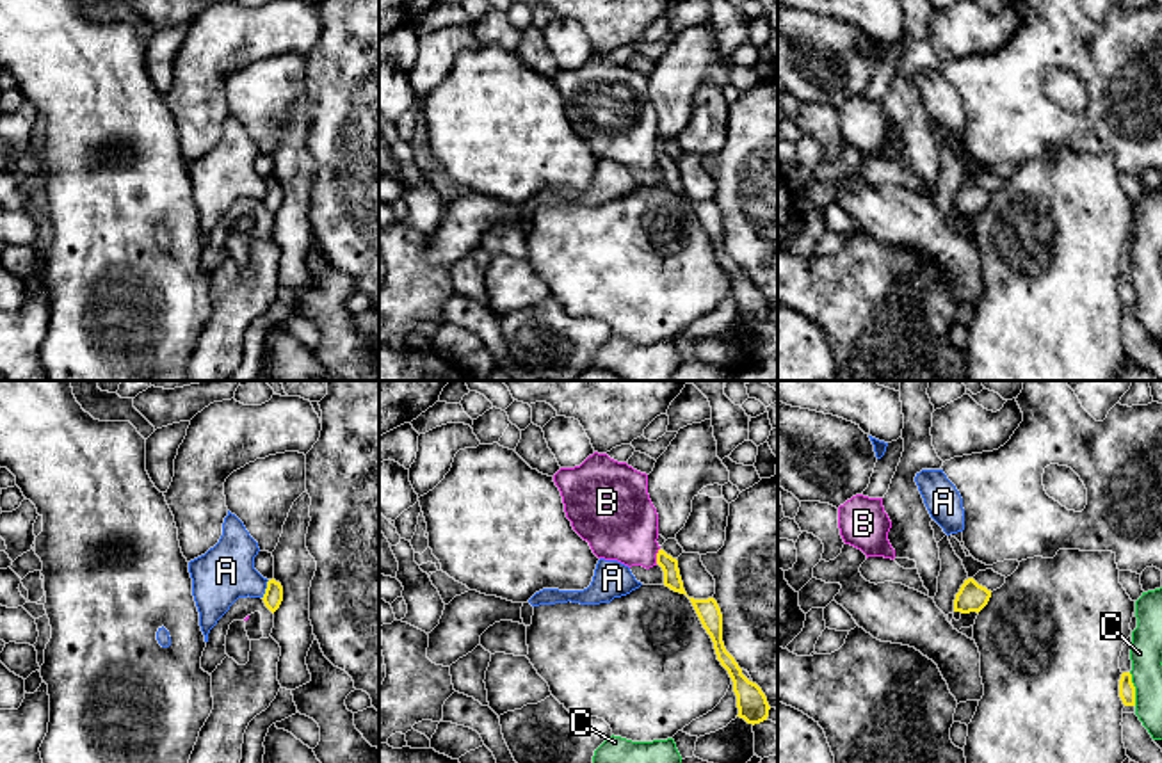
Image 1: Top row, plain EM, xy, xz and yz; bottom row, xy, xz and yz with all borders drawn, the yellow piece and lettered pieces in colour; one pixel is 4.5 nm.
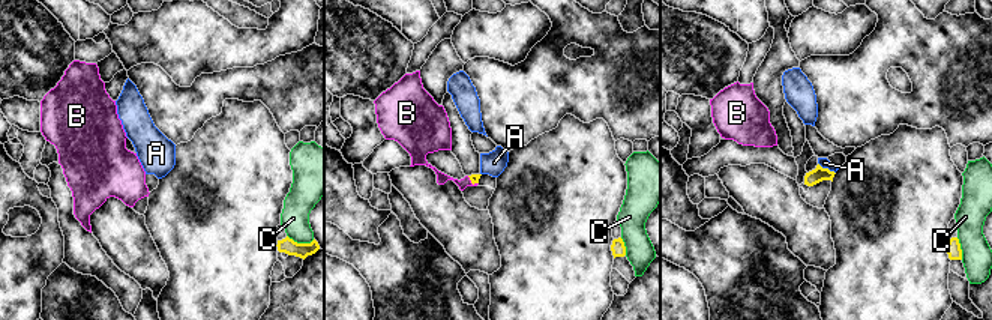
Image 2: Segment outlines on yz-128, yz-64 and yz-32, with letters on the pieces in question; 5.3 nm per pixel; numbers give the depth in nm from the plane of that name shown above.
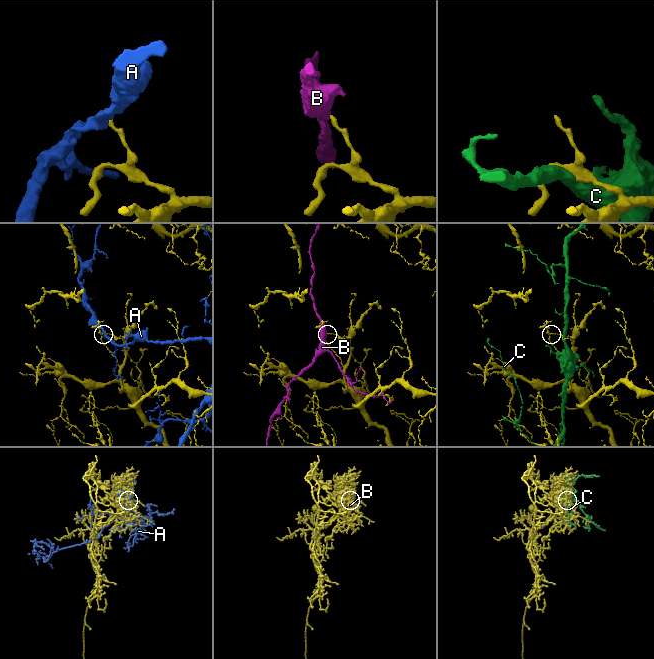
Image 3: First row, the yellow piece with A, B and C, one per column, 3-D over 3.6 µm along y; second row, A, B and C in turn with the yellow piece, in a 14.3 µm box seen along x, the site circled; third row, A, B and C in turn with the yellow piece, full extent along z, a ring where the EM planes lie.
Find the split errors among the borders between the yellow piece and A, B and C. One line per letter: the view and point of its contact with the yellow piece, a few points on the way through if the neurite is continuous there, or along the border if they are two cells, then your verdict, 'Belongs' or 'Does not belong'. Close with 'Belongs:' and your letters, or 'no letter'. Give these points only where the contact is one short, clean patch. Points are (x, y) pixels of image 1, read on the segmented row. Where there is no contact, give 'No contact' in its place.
A: Touches yellow at xy (266, 589). Does not belong
B: Touches yellow at xz (657, 555). Boundary: xz (659, 548), (655, 562). Does not belong
C: Touches yellow at yz (1134, 689). Does not belong
Belongs: no letter

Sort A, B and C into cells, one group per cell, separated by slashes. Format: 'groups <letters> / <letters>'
groups A / B / C

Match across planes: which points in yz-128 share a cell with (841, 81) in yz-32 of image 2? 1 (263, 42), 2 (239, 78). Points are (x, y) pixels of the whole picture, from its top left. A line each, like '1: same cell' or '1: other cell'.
1: other cell
2: same cell

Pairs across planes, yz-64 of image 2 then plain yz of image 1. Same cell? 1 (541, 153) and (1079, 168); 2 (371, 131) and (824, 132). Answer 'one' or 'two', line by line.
1: one
2: one

